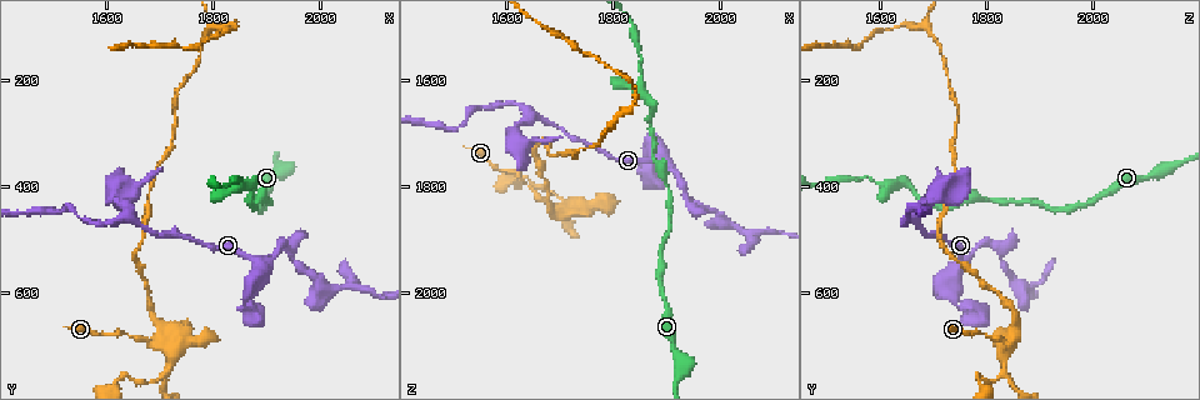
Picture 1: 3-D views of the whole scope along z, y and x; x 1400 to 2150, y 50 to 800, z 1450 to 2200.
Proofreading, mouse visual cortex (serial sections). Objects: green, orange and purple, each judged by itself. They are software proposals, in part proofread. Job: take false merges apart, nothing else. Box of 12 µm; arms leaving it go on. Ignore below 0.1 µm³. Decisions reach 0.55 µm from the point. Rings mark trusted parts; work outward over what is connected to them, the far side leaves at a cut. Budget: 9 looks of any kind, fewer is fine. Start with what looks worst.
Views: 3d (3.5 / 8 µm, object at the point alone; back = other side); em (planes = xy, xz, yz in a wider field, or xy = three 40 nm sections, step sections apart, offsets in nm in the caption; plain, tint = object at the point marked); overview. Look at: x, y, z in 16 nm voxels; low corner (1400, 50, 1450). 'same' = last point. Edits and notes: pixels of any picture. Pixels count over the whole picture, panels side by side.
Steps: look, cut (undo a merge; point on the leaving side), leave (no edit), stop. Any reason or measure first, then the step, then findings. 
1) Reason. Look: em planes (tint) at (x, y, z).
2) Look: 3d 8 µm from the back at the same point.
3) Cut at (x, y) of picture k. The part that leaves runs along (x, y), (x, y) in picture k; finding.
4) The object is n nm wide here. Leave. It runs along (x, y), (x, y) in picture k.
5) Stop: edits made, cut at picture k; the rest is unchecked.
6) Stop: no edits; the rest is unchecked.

Arms run side by side. Look: 3d 8 µm at (1630, 750, 1785).

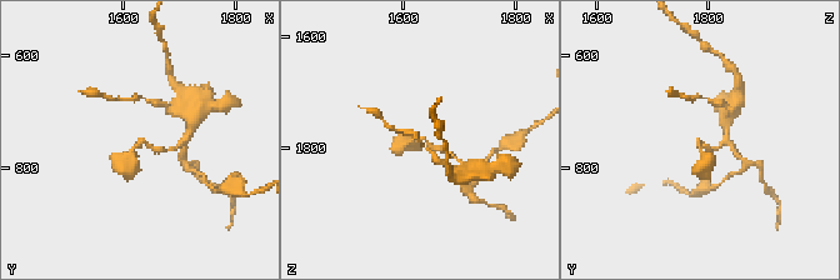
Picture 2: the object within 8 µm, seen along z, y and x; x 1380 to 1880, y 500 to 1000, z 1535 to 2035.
Need the tissue. Look: em xy step 3 (tint) at (1640, 755, 1780).

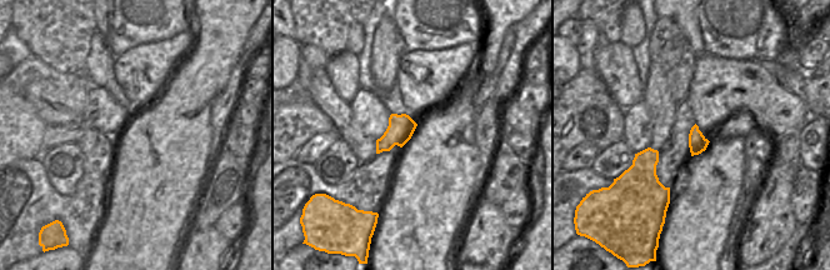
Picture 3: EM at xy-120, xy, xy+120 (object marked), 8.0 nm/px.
The arms are 100, 200, 300 nm wide. Leave. It runs along (173, 148), (141, 141), (119, 165) in picture 2; one cell here.

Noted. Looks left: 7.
Abrupt turn. Look: 3d 8 µm from the back at (1955, 535, 1830).

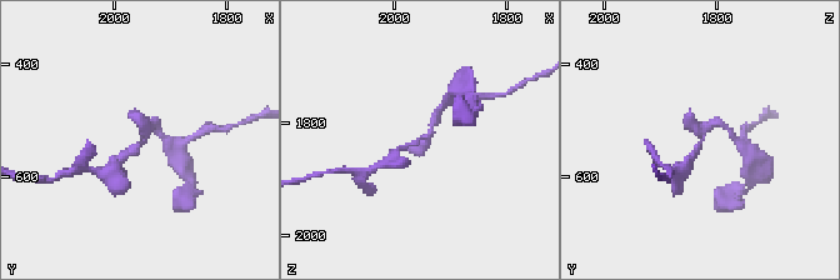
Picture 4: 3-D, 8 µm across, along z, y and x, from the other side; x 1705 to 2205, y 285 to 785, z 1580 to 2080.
Shape alone is not enough. Look: em xy step 2 (tint) at (1955, 540, 1830).

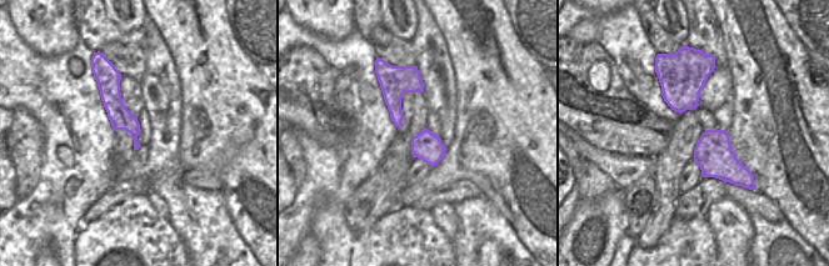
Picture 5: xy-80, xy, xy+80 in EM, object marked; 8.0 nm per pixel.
The object is 240 nm wide here. Leave. It runs along (155, 124), (116, 163) in picture 4; all the same cell.

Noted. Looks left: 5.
A fork. Look: 3d 3.5 µm at (1790, 105, 1685).

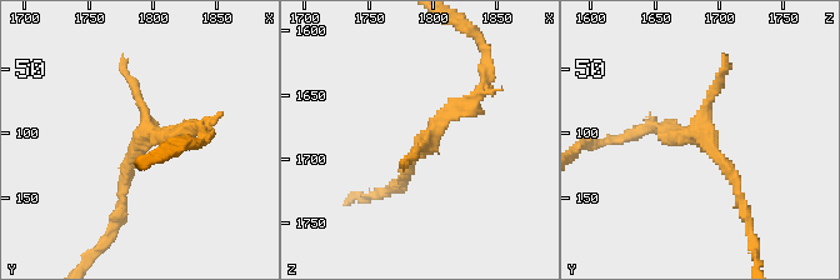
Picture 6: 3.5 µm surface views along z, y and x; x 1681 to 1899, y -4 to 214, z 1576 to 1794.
3 arms meet here; the arms are 150, 150, 200 nm wide; now the EM. Look: em xy step 2 (tint) at (1794, 102, 1686).

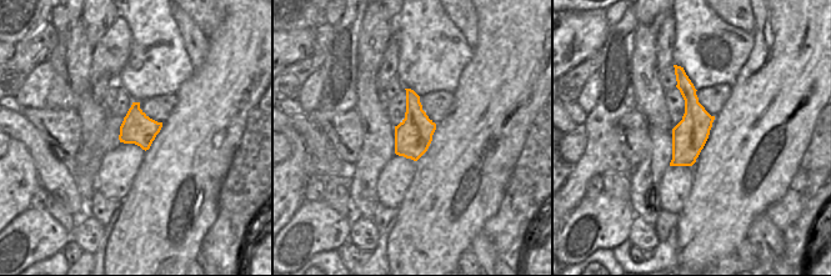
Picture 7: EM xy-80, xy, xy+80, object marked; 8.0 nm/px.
Cut it another way. Look: em xy step 5 (tint) at the same point.

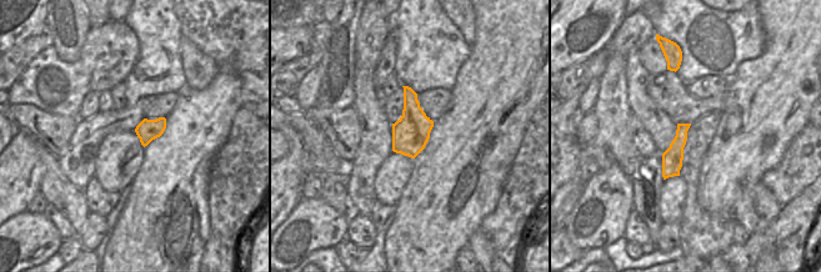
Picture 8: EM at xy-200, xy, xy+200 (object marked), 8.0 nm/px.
Leave. It runs along (685, 126), (671, 167), (665, 174) in picture 8; all the same cell.

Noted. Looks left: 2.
Stop: no edits; the rest is unchecked.

